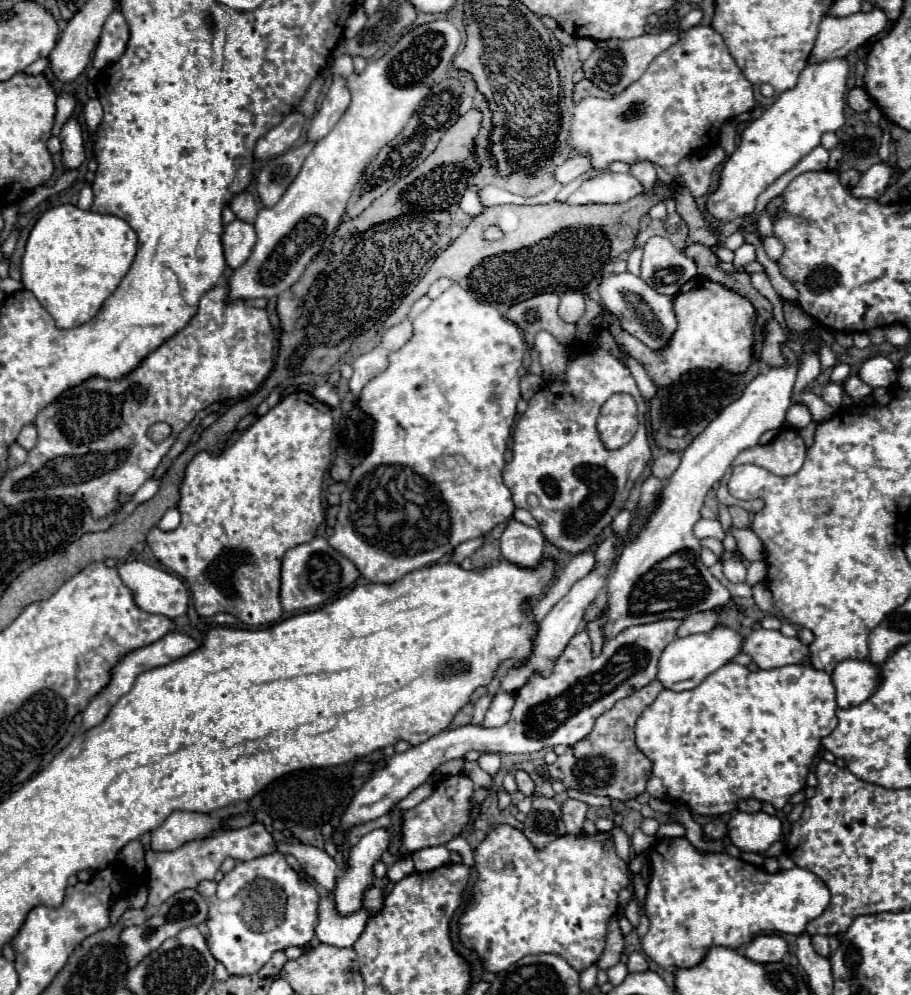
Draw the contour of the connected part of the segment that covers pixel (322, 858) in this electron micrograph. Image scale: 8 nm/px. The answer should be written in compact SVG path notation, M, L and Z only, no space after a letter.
M278 843L280 853L290 853L298 859L302 871L316 883L318 889L322 891L332 891L334 889L334 879L338 875L338 865L336 861L322 849L310 847L310 845L288 845L288 843Z

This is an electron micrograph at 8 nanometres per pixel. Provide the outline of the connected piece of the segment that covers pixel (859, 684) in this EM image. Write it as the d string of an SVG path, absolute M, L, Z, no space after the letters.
M840 661L832 673L838 707L860 705L872 691L876 691L876 679L880 679L880 667L872 661Z

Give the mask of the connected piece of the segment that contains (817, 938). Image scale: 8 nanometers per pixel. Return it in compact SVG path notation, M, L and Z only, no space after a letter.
M814 935L812 943L814 943L816 953L820 953L824 957L830 957L830 945L828 945L828 937L826 935Z

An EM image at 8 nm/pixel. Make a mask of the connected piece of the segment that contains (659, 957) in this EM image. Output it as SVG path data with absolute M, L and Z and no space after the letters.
M660 839L648 849L652 877L646 895L650 929L642 951L664 969L696 967L718 945L738 949L762 931L800 935L830 903L828 887L808 869L788 869L776 875L726 853L698 853L688 839Z

